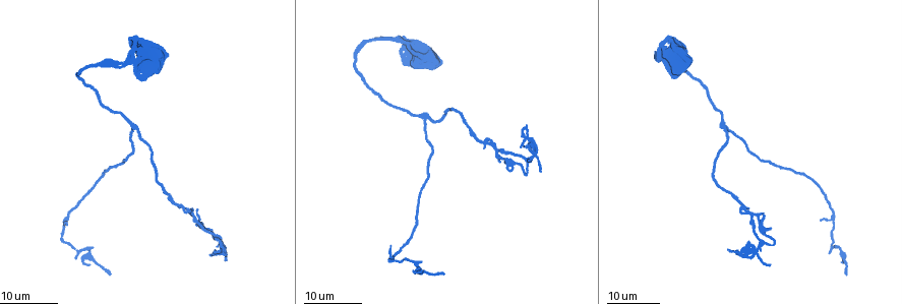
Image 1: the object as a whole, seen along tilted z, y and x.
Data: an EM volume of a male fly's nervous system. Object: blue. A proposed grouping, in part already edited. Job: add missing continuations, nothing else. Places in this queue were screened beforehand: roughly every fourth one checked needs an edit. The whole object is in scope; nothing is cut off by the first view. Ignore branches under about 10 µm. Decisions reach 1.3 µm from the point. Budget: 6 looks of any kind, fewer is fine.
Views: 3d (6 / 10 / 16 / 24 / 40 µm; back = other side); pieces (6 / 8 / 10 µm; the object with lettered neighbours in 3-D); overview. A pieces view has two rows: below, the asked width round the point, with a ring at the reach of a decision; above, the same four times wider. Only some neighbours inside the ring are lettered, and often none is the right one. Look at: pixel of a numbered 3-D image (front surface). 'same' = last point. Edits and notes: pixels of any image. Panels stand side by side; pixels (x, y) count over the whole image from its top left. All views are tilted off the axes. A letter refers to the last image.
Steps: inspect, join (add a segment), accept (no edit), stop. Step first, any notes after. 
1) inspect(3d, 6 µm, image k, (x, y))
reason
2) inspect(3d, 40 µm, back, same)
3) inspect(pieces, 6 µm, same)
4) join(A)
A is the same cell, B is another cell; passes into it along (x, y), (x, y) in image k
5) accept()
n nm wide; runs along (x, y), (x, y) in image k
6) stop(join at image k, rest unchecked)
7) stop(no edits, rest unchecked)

inspect(3d, 16 µm, image 1, (765, 216))
an open end

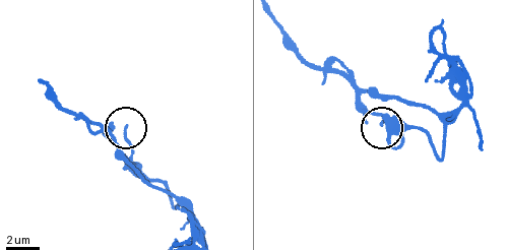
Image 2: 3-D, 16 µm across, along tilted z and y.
inspect(pieces, 8 µm, image 2, (379, 124))
what lies round it

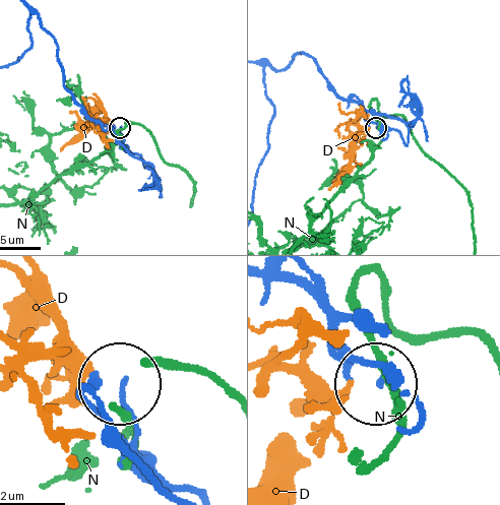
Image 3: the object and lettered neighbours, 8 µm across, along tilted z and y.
accept()
D and N are other cells; runs along (78, 389), (131, 440), (138, 428), (119, 388) in image 3; no lettered segment goes on from it

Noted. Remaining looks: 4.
inspect(3d, 16 µm, image 1, (539, 170))
thin end

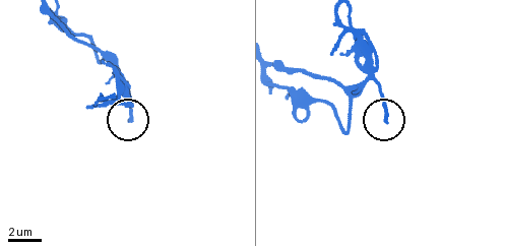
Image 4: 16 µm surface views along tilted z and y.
inspect(pieces, 8 µm, image 4, (383, 122))

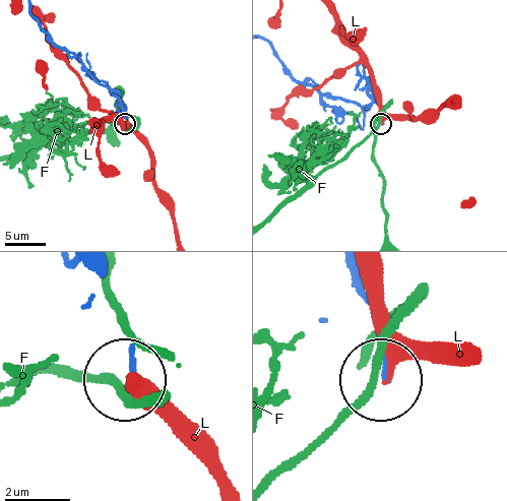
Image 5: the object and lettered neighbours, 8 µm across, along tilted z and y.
accept()
180 nm wide; F and L are other cells; runs along (279, 60), (323, 95), (363, 107), (376, 103), (382, 122) in image 5; none of them fits

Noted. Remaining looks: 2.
inspect(3d, 24 µm, image 1, (830, 253))
branch stops here

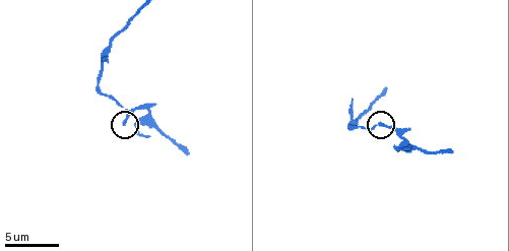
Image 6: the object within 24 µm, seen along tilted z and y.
inspect(pieces, 6 µm, image 6, (381, 123))

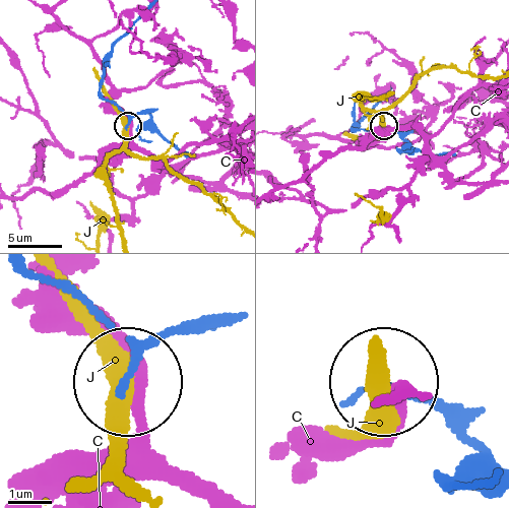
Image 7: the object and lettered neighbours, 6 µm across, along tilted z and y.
accept()
C and J are other cells; no lettered segment goes on from it

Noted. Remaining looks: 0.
stop(no edits, rest unchecked)

